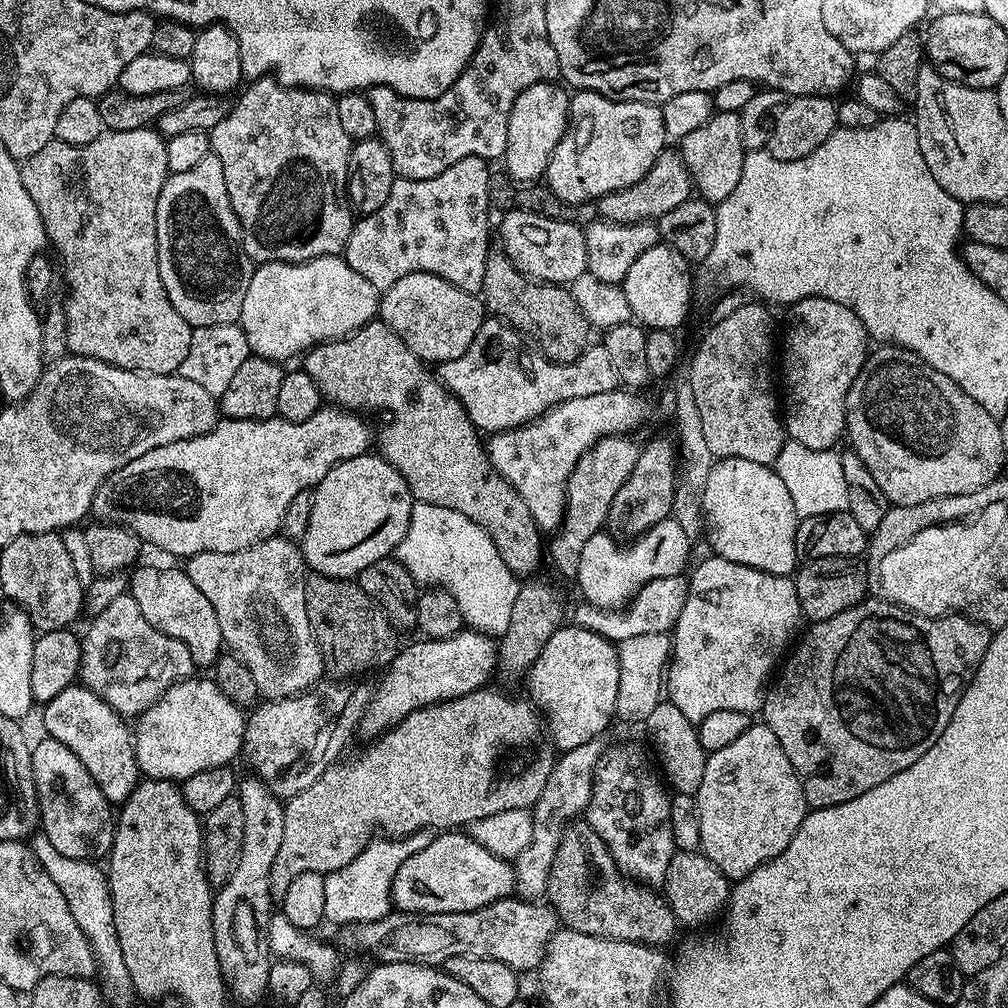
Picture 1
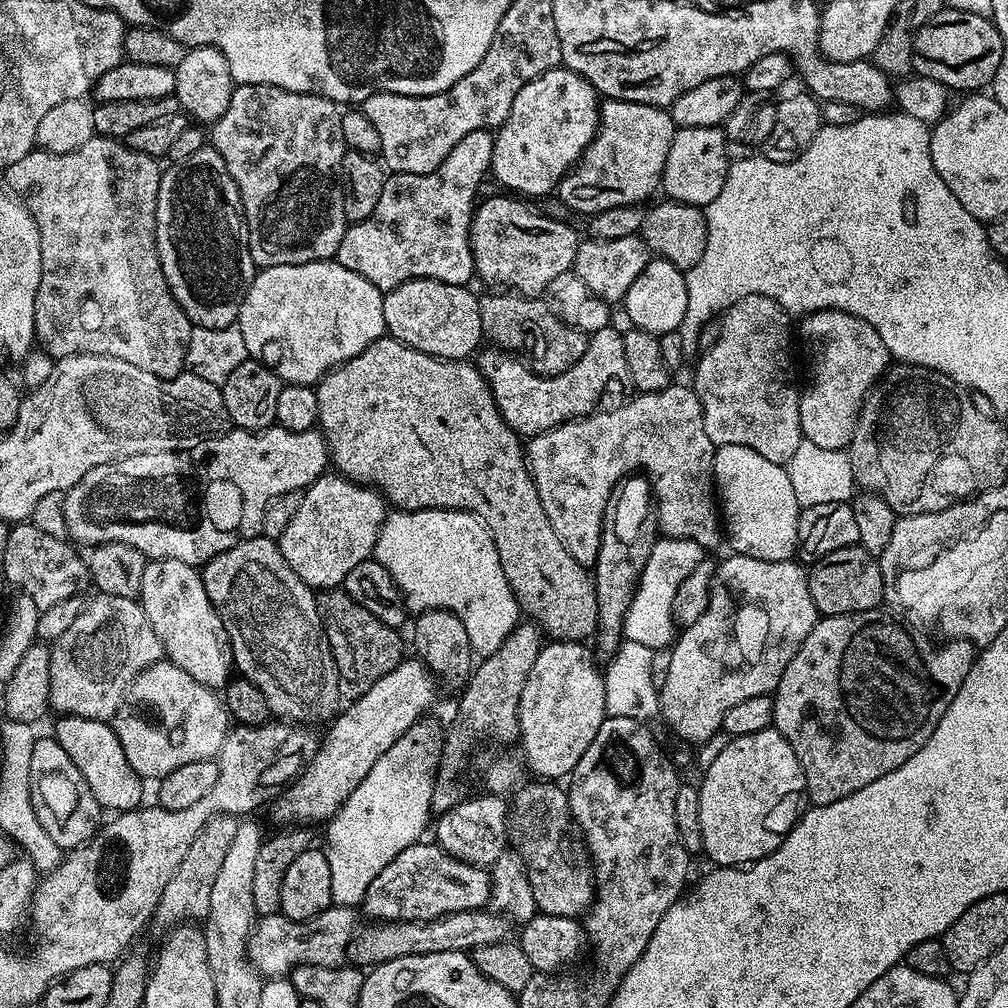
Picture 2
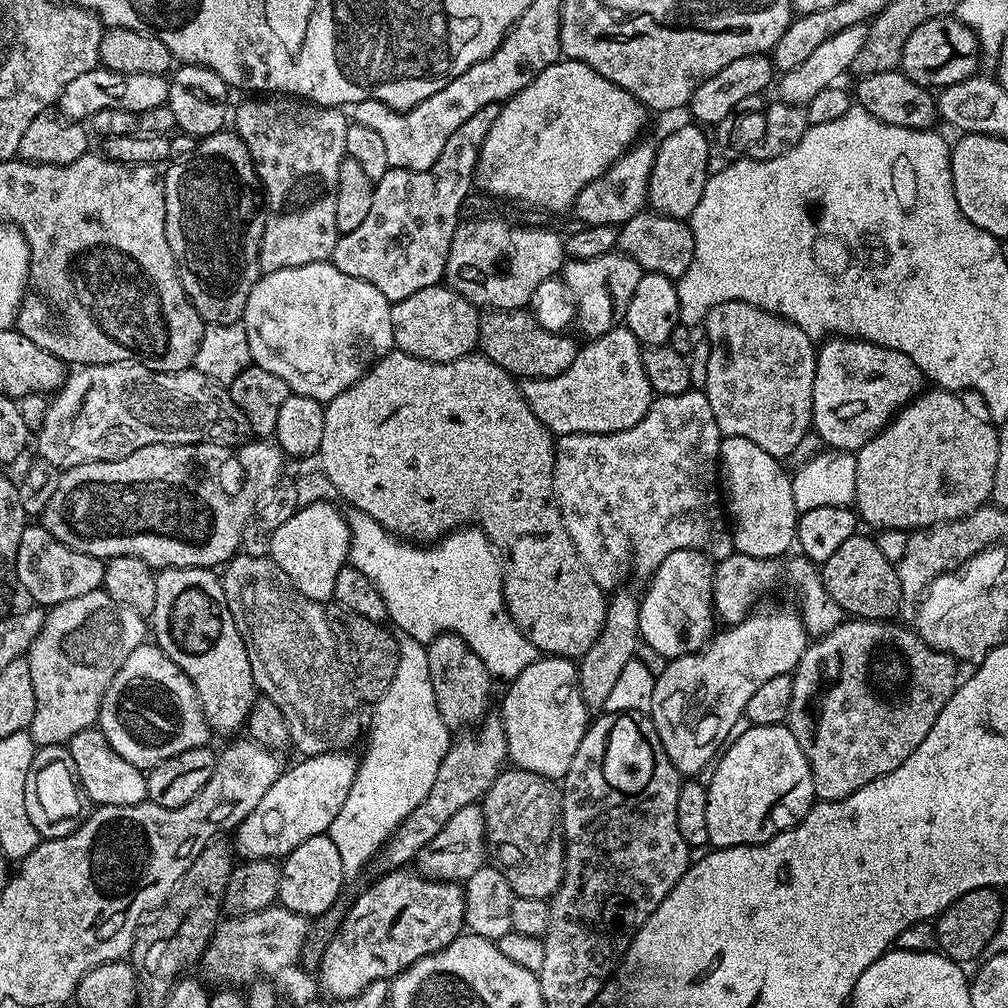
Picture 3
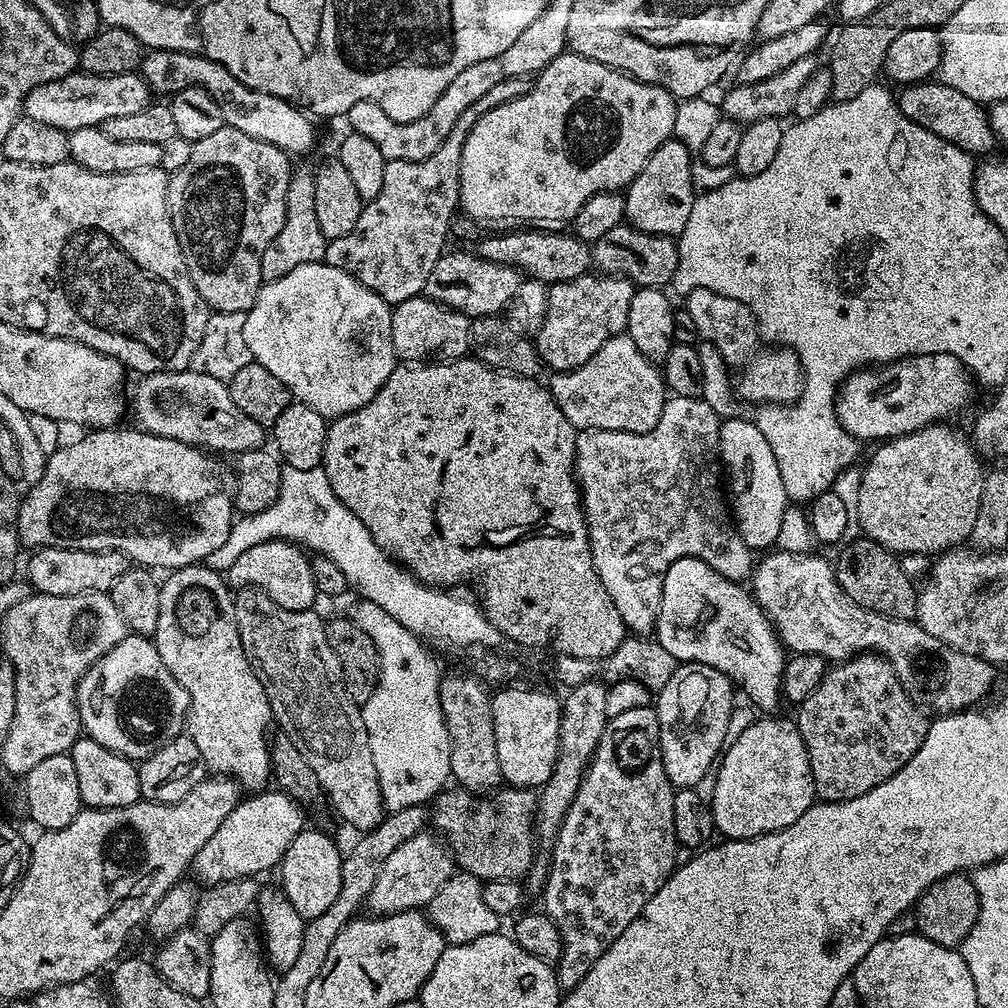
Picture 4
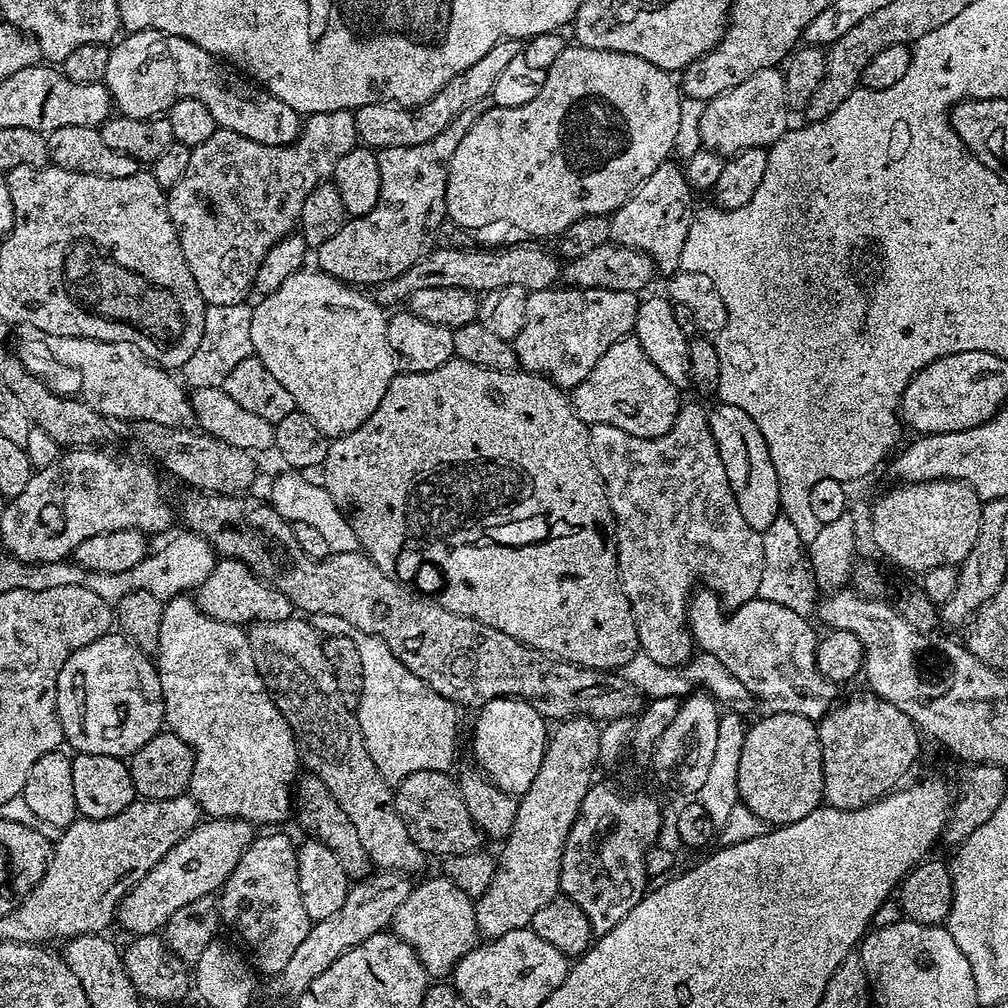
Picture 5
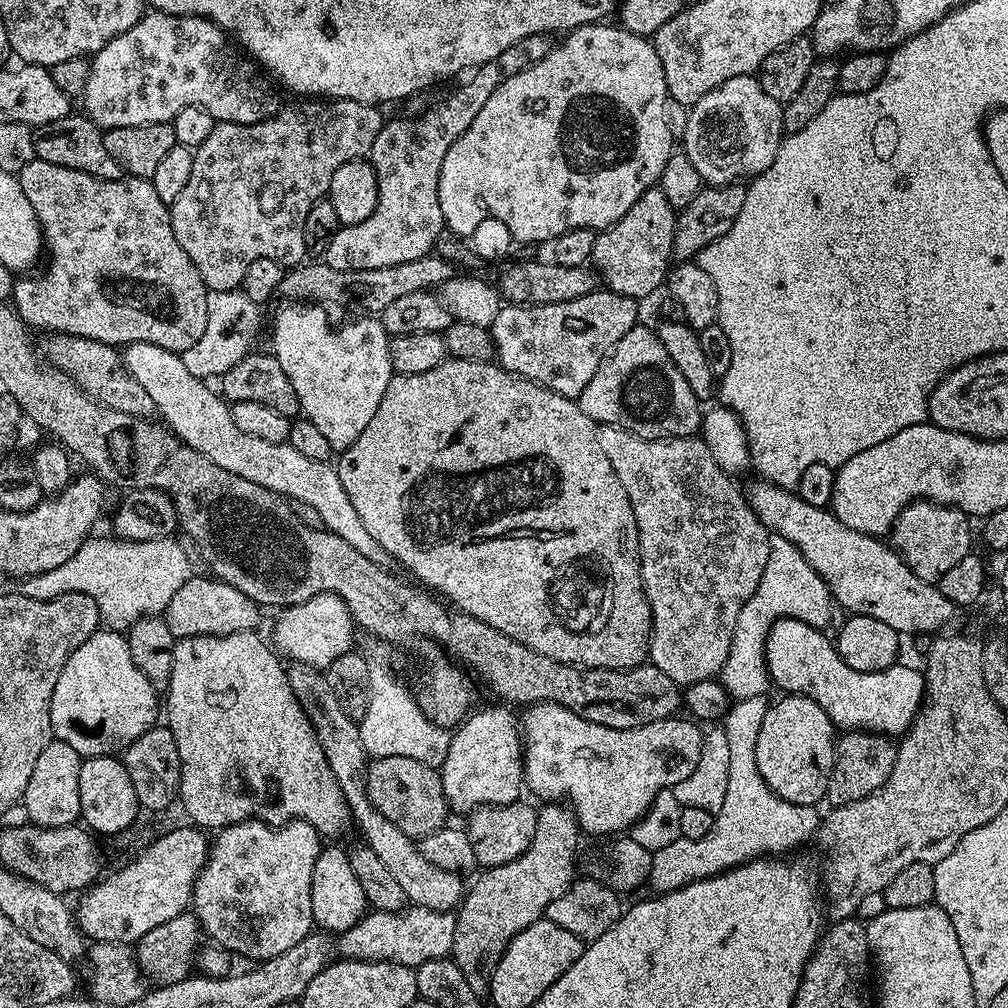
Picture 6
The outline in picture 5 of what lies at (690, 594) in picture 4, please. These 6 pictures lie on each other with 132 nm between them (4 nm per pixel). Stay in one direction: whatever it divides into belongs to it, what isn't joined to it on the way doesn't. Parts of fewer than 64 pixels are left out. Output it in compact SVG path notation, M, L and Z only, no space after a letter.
M707 590L693 591L688 601L688 628L692 631L695 647L700 652L709 652L746 686L749 697L761 700L769 704L772 712L785 712L786 714L802 714L802 718L810 718L820 721L837 703L837 685L831 680L822 678L822 674L816 665L816 641L818 632L808 625L809 621L803 616L794 614L786 606L778 606L778 602L766 602L762 599L754 599L746 602L740 608L731 609L724 617L722 605L715 592Z

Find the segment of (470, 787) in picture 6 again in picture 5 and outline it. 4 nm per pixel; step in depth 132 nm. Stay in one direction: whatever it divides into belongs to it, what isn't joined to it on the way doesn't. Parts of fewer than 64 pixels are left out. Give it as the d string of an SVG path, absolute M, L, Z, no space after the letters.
M512 696L494 698L475 713L476 725L472 728L472 752L481 772L493 780L506 794L517 798L530 790L530 782L538 775L550 735L549 721L544 719L530 702L515 700Z

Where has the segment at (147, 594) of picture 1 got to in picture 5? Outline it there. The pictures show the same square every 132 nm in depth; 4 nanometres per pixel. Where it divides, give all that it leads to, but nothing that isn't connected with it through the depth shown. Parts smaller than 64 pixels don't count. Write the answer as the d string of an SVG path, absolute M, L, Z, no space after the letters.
M181 594L172 597L164 606L162 614L162 631L158 633L158 650L154 654L156 672L162 682L162 698L164 699L164 722L167 731L172 732L182 742L186 742L192 748L196 761L194 762L194 774L192 775L192 787L190 794L198 802L201 813L213 820L245 820L247 824L259 826L259 824L272 824L268 826L280 826L280 823L288 816L288 811L294 808L294 785L302 772L300 750L296 746L296 733L290 730L284 715L278 710L272 693L264 685L264 679L258 674L258 666L254 666L254 654L250 650L247 631L239 624L227 624L210 618L197 606L191 595Z

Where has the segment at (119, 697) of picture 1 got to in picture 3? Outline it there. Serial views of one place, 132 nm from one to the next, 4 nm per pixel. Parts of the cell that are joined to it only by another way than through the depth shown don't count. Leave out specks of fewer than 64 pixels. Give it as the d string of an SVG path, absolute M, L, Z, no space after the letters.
M97 590L90 594L82 594L82 598L70 598L70 602L51 605L51 607L47 609L45 624L42 626L41 632L34 638L26 653L26 659L30 666L30 678L34 681L34 702L36 703L34 718L32 719L32 726L30 729L34 744L37 746L64 746L67 745L69 738L74 734L78 734L82 730L93 727L100 719L102 698L106 694L106 690L110 686L114 674L118 674L118 670L122 670L122 662L126 662L126 658L130 658L130 654L134 654L134 650L138 650L138 646L145 643L145 640L145 617L139 616L134 610L130 610L118 602L114 602L114 598L107 596L103 590Z

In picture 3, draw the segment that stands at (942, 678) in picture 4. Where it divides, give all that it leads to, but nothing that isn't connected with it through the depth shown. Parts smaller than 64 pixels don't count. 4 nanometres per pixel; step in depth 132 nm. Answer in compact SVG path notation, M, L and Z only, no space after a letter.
M732 551L714 568L712 602L715 611L717 613L725 612L726 615L733 616L731 618L733 621L739 622L757 607L758 601L756 599L763 592L770 591L785 576L796 587L796 596L800 599L798 611L809 637L825 636L827 632L844 623L846 613L842 610L842 606L838 606L838 602L834 602L834 598L830 598L824 581L820 579L820 568L803 554L796 554L793 560L787 560L784 558L763 560L762 558L754 558L750 554Z

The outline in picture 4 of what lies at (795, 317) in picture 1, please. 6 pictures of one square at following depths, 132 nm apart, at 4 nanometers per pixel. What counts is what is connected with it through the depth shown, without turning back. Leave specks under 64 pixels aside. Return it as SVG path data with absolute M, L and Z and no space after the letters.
M921 352L918 356L906 356L903 360L893 360L891 364L883 365L879 370L873 370L871 367L865 366L852 373L843 384L840 385L836 393L836 420L844 427L851 436L856 437L861 442L867 440L876 440L875 442L883 442L893 440L895 436L905 436L914 430L922 430L931 424L939 424L947 421L948 416L952 416L955 412L960 412L968 404L968 399L972 396L972 380L974 384L974 376L968 373L968 368L963 364L961 357L954 352Z

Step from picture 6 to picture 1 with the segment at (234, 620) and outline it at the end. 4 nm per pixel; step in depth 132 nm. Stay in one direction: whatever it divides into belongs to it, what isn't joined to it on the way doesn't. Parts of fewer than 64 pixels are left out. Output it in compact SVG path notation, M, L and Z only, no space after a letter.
M365 454L338 462L322 477L312 492L310 522L298 541L305 565L313 573L330 578L351 580L358 577L362 570L372 566L374 562L395 553L410 526L413 503L414 497L410 486L406 486L406 478L402 478L400 471L390 466L390 462L383 456Z

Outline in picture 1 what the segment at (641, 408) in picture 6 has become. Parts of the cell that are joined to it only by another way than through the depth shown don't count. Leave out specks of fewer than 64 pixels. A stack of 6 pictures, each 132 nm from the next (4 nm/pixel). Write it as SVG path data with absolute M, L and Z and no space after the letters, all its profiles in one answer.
M495 318L485 319L462 358L439 365L438 379L462 402L472 425L484 434L531 424L537 416L570 398L606 394L618 388L614 365L604 347L589 346L574 362L553 364L531 343L525 342L515 328Z

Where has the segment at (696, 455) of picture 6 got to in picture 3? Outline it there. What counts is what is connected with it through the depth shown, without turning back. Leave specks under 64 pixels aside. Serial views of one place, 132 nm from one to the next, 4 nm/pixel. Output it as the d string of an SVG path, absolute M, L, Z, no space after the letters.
M689 390L673 396L656 396L642 422L630 426L630 430L610 434L583 432L556 440L552 475L556 507L576 553L598 587L619 589L631 572L651 578L674 550L702 552L716 562L734 551L730 520L718 491L721 439L703 391Z

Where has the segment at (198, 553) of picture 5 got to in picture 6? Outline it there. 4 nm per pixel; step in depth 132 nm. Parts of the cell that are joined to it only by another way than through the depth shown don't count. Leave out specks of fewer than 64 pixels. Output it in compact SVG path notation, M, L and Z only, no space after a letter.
M93 535L84 540L62 566L38 574L40 600L58 598L62 594L87 594L94 598L101 621L109 629L127 630L138 618L160 616L193 568L188 561L189 549L184 549L176 538L138 542L108 536Z

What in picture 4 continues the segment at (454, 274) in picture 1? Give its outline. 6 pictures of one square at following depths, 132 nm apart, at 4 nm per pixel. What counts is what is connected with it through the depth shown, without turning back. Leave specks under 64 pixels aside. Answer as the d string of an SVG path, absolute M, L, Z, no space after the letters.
M491 95L478 98L474 106L469 106L458 122L454 122L454 130L450 130L446 142L430 154L430 158L422 158L418 162L388 161L386 175L382 182L382 190L378 198L367 201L358 218L358 223L350 234L342 234L342 238L334 238L328 241L324 251L323 263L334 266L346 274L353 276L362 286L374 290L390 306L406 302L410 298L421 295L426 286L426 278L430 278L430 270L434 270L434 262L444 255L446 245L449 243L450 233L448 227L453 216L457 215L460 203L460 163L462 162L462 146L466 142L466 134L486 114L494 103Z

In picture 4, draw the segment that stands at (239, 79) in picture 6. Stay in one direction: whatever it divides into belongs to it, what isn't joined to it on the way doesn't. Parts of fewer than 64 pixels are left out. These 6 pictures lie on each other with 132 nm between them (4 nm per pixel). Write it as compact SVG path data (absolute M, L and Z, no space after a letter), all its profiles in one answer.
M152 50L143 57L142 75L153 93L161 92L164 98L186 90L201 88L218 102L218 110L222 110L225 125L234 130L242 130L242 134L250 134L250 138L258 138L262 142L270 142L270 146L278 146L289 157L297 158L303 152L311 150L316 138L316 128L311 124L309 113L297 106L293 101L283 100L274 94L266 94L238 82L230 70L226 70L218 62L207 60L204 56L194 56L189 52L161 52Z

